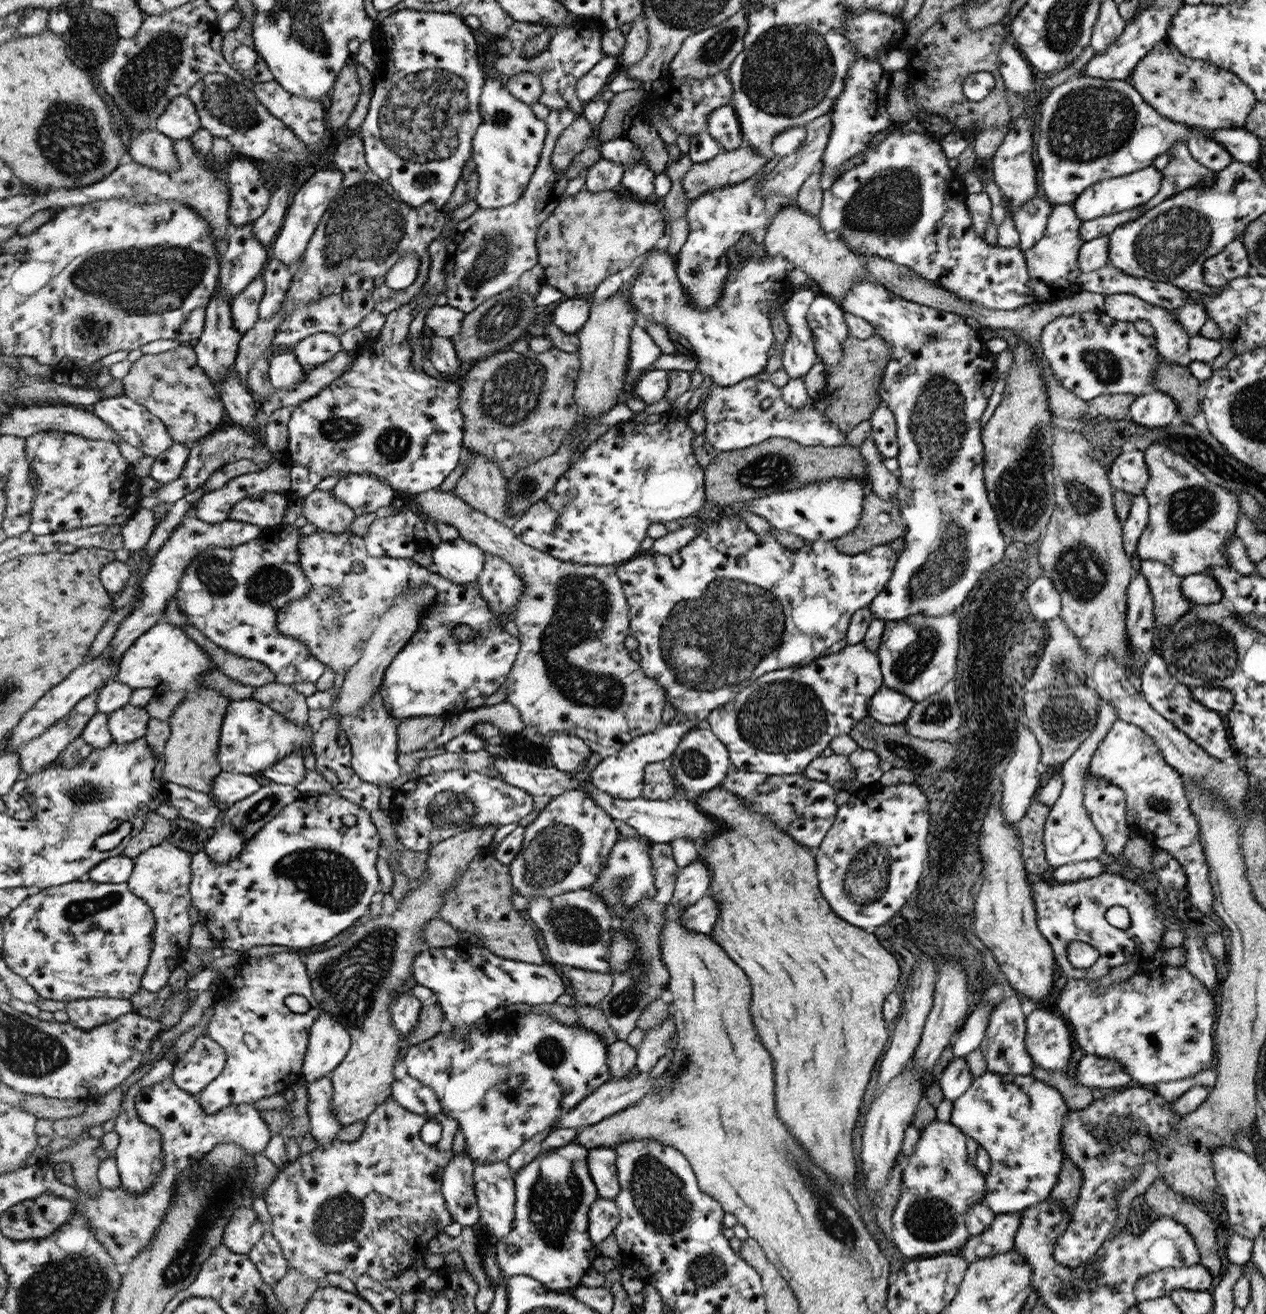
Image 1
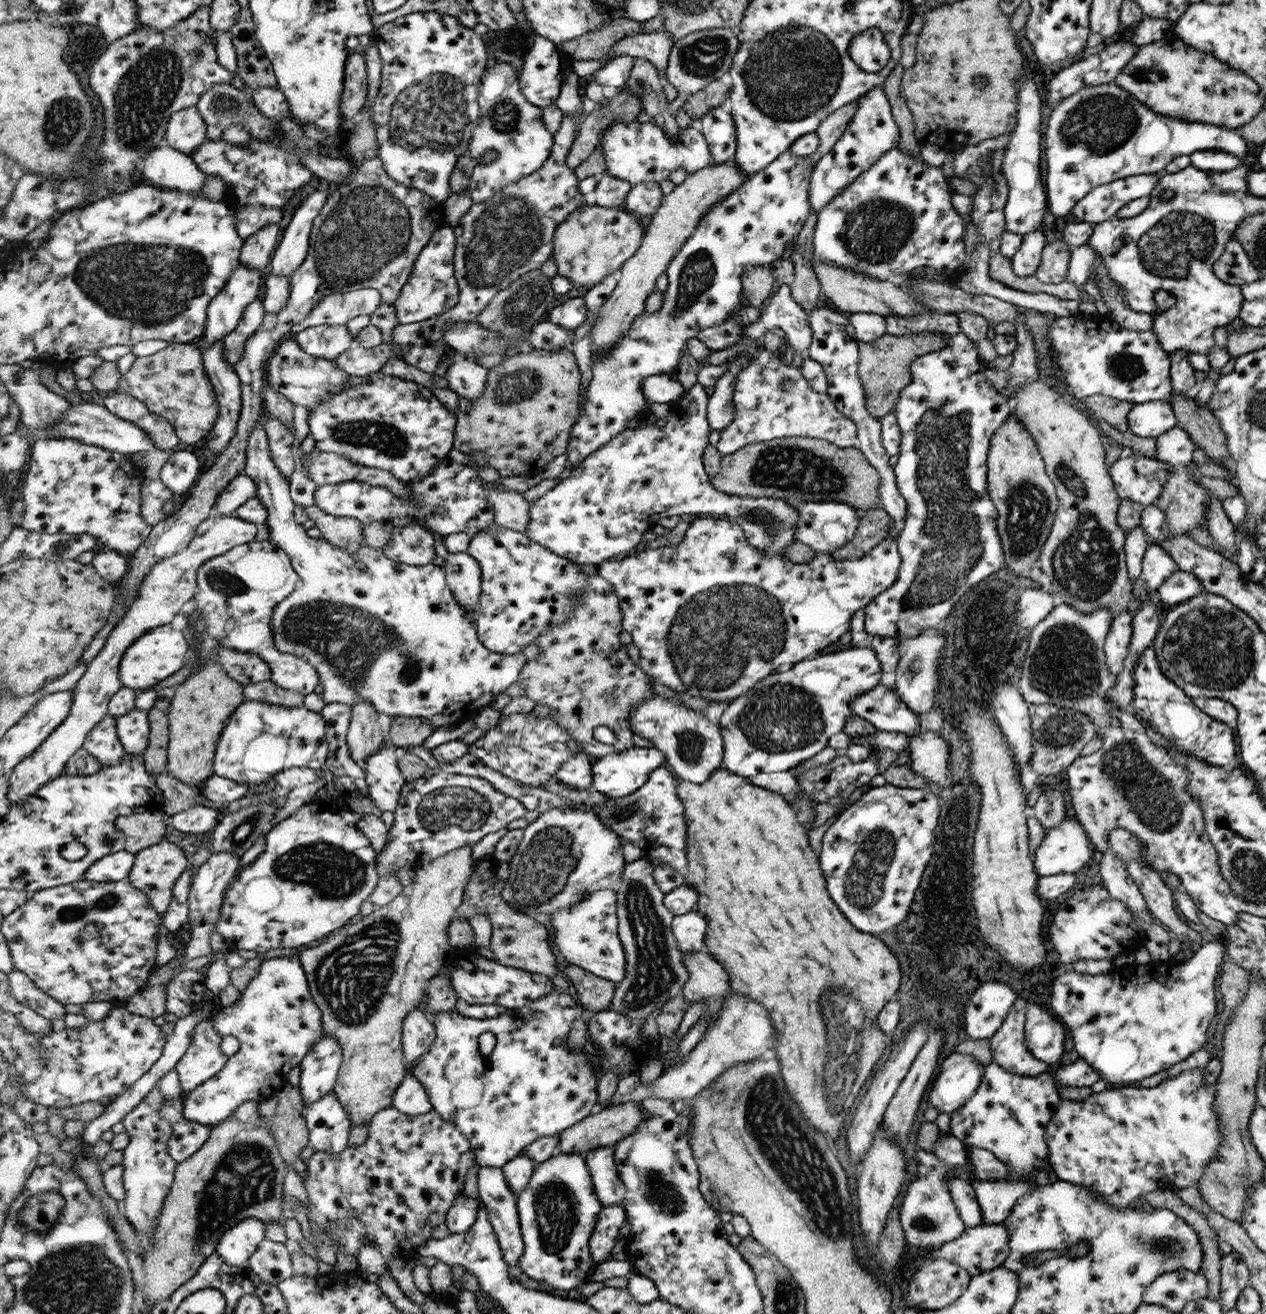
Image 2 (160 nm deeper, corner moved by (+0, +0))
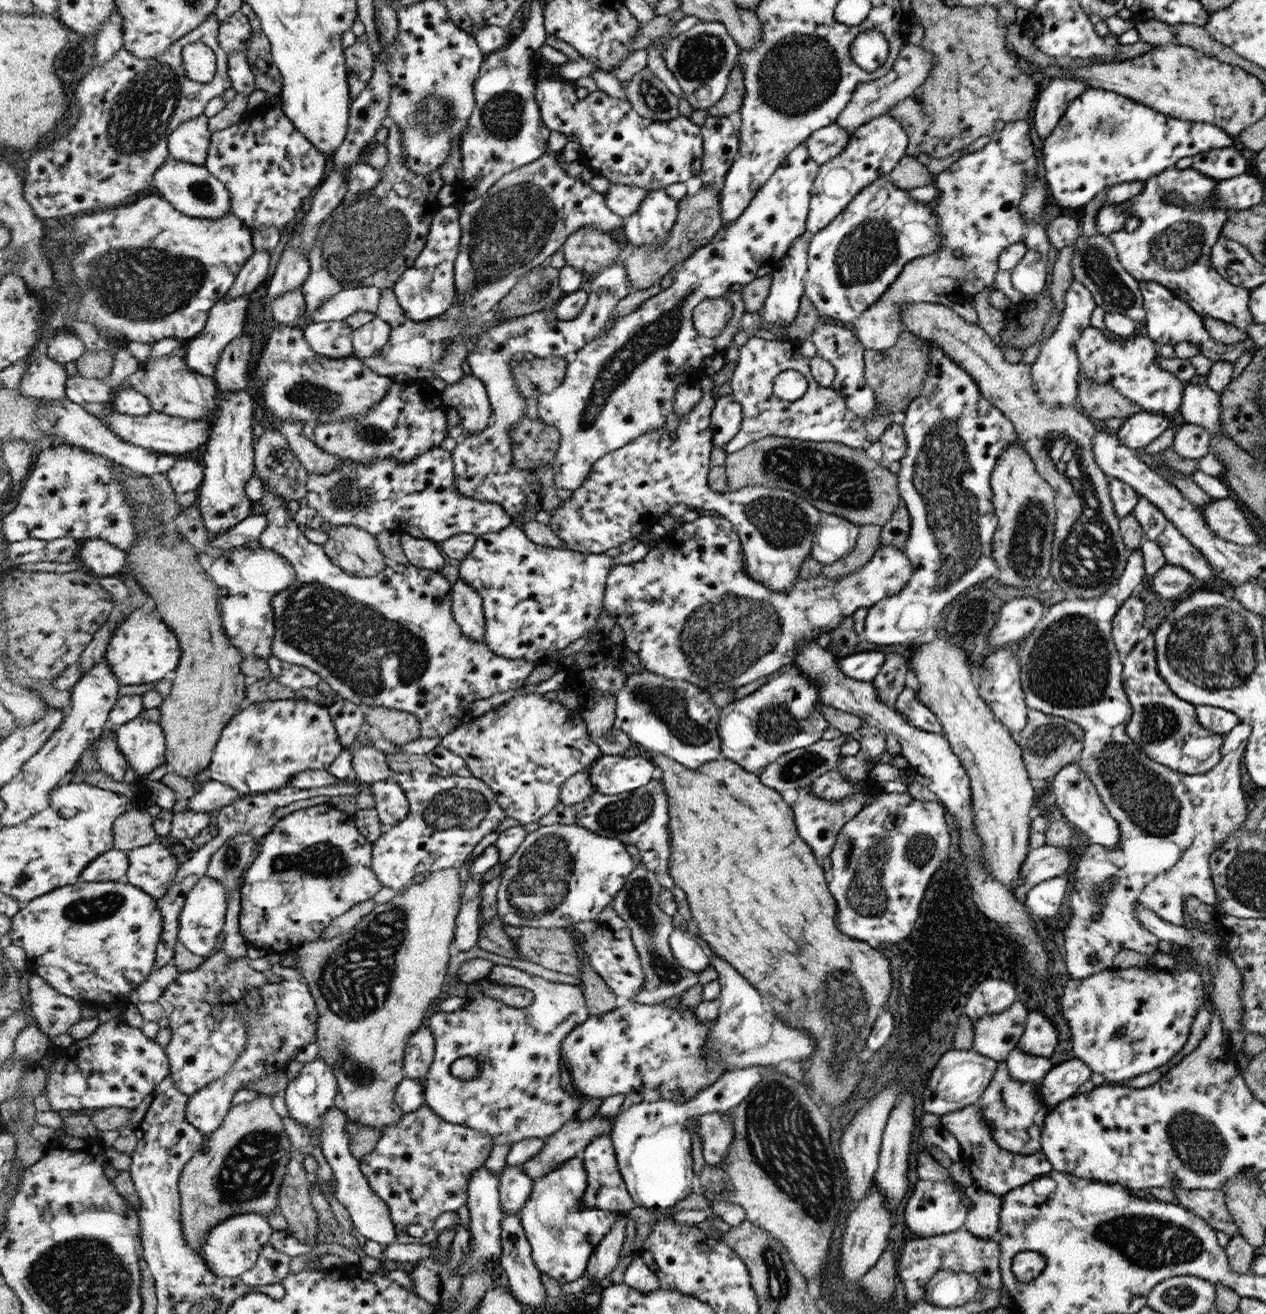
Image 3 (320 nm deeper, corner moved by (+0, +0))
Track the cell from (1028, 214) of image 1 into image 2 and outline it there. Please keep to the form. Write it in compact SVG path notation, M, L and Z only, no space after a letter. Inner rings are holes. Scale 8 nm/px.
M1041 228L1030 234L1025 234L1021 247L1011 258L1014 274L1019 277L1033 276L1041 263L1044 247L1047 245L1046 237Z

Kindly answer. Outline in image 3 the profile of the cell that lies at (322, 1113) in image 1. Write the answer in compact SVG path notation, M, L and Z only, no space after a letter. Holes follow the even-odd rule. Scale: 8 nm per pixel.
M331 1107L322 1115L320 1122L316 1125L322 1132L320 1149L336 1178L335 1197L350 1213L350 1218L354 1223L355 1235L365 1236L367 1239L380 1244L396 1243L397 1228L394 1227L389 1205L369 1185L369 1179L366 1178L365 1174L362 1174L360 1163L349 1148L349 1116L346 1116L345 1112L340 1111L340 1109Z

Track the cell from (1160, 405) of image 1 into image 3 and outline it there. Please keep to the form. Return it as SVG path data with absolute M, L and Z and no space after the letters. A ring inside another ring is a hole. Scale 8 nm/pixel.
M1143 410L1127 418L1115 435L1124 446L1136 450L1156 440L1168 427L1166 415Z

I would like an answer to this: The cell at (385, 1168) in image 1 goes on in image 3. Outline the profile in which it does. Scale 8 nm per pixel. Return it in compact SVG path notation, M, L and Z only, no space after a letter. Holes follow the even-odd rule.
M422 1106L416 1112L406 1113L398 1125L381 1128L381 1136L372 1152L358 1159L362 1174L369 1179L369 1185L389 1205L394 1227L397 1228L397 1242L400 1244L429 1244L437 1240L434 1232L436 1219L445 1212L457 1211L468 1201L468 1186L473 1170L481 1168L494 1147L492 1137L473 1127L460 1126L457 1123L445 1122L433 1108ZM408 1227L424 1227L424 1236L414 1237L408 1233Z

